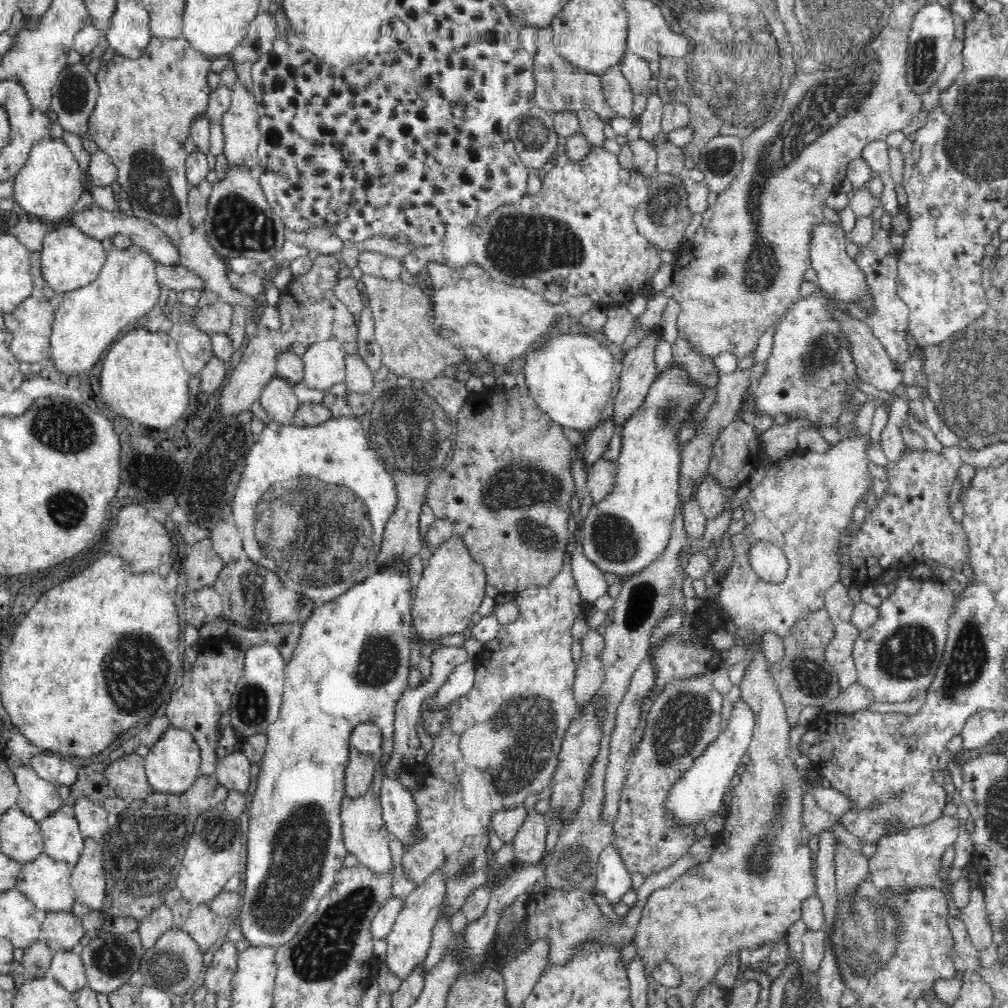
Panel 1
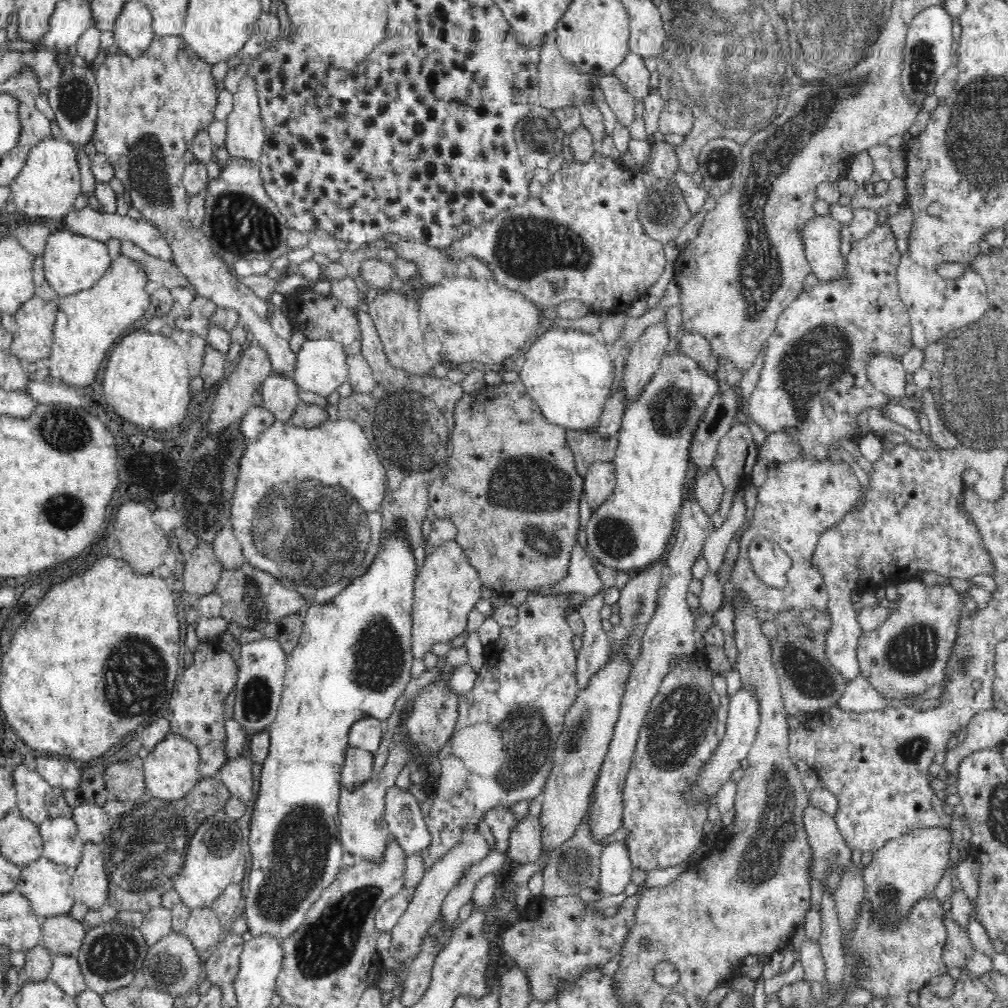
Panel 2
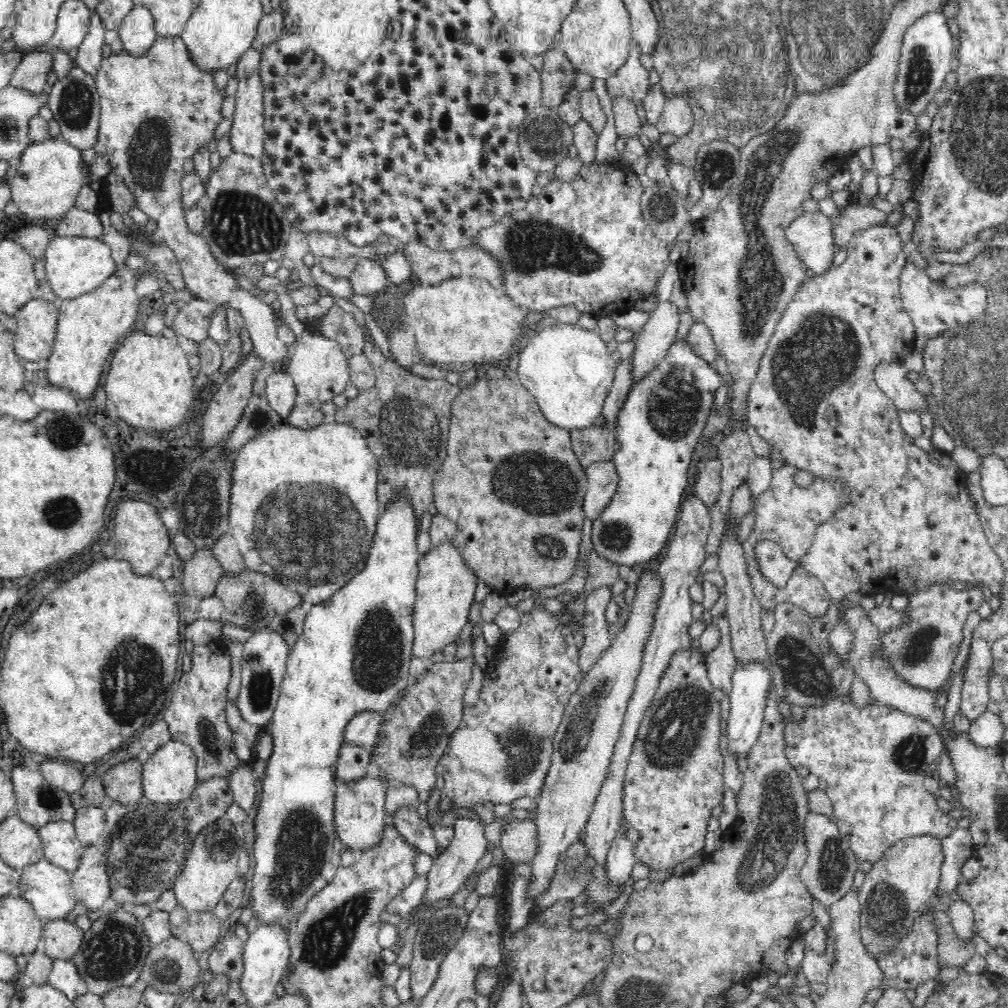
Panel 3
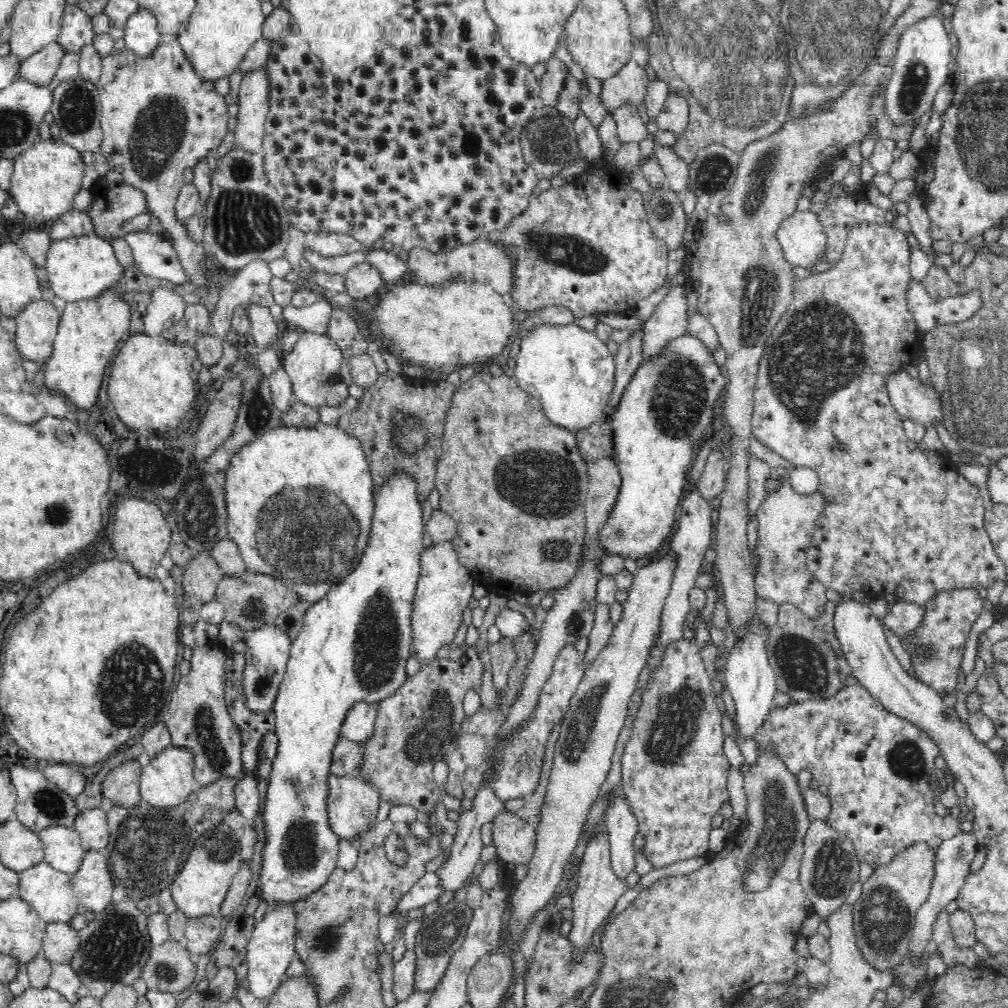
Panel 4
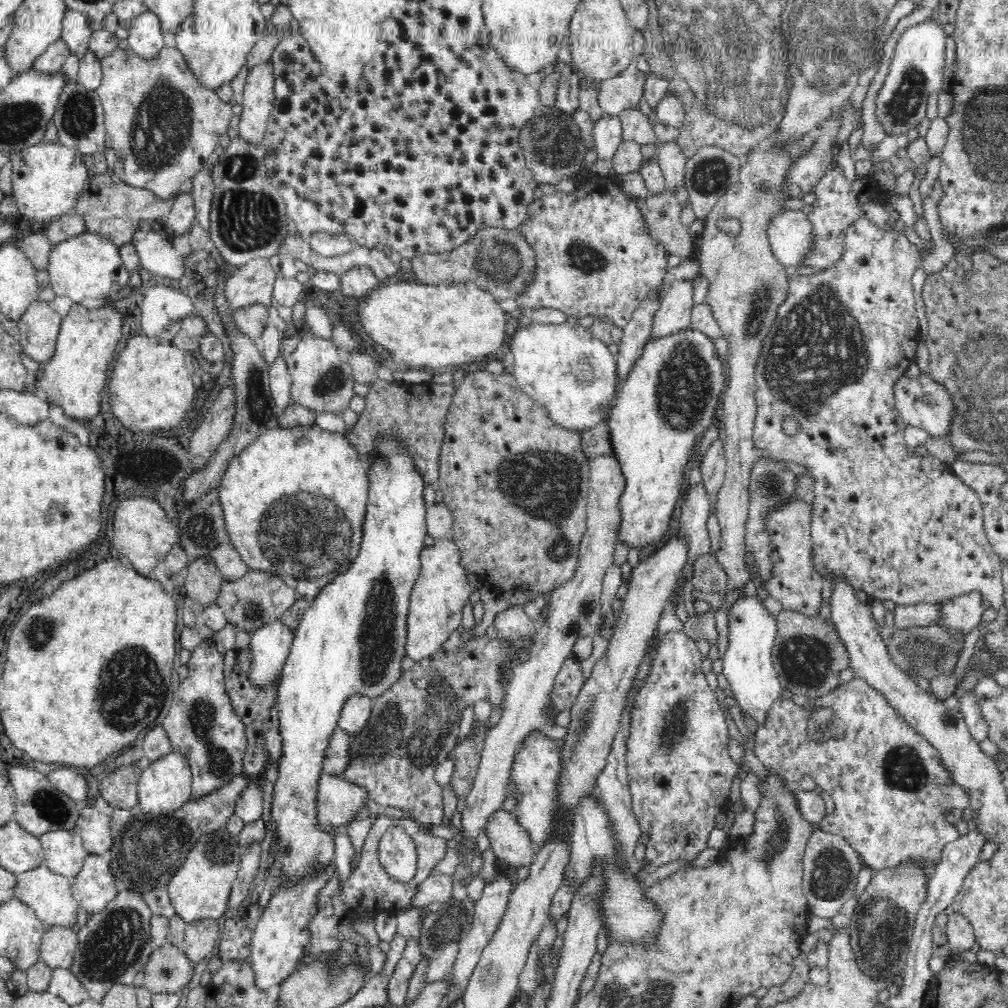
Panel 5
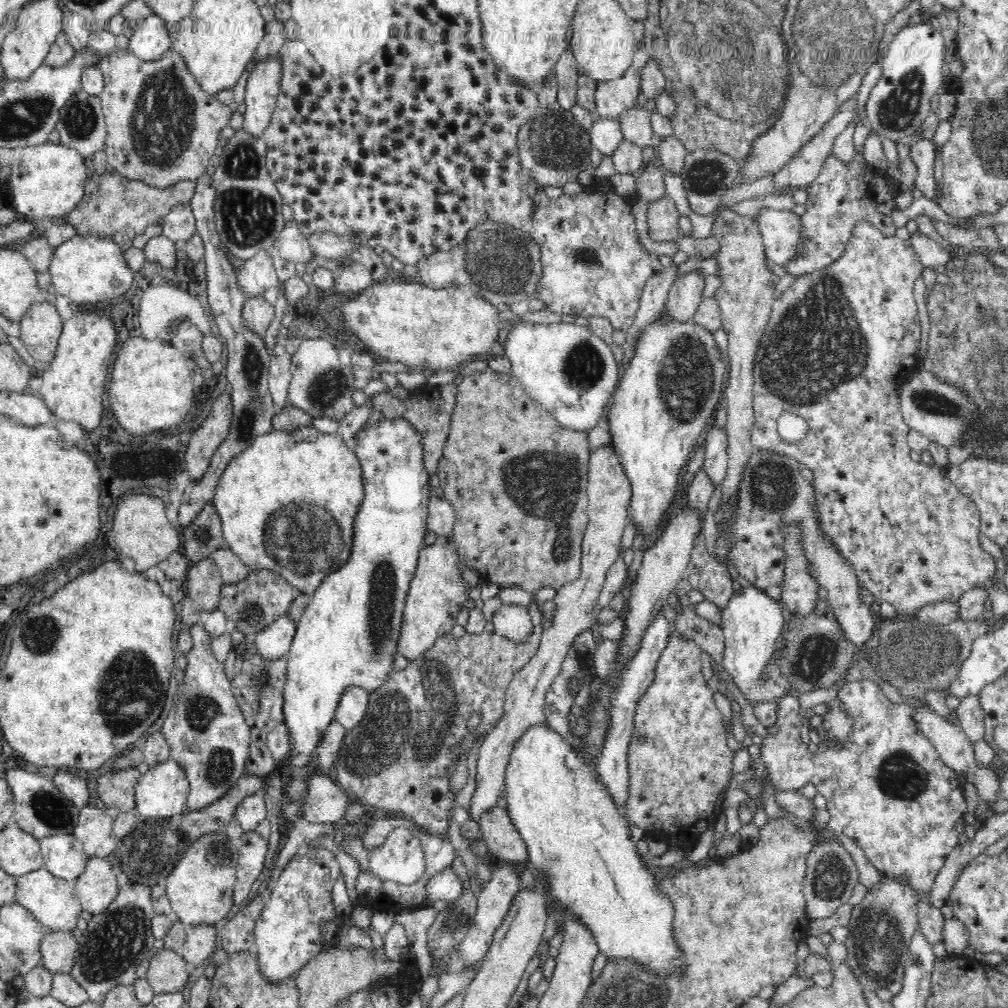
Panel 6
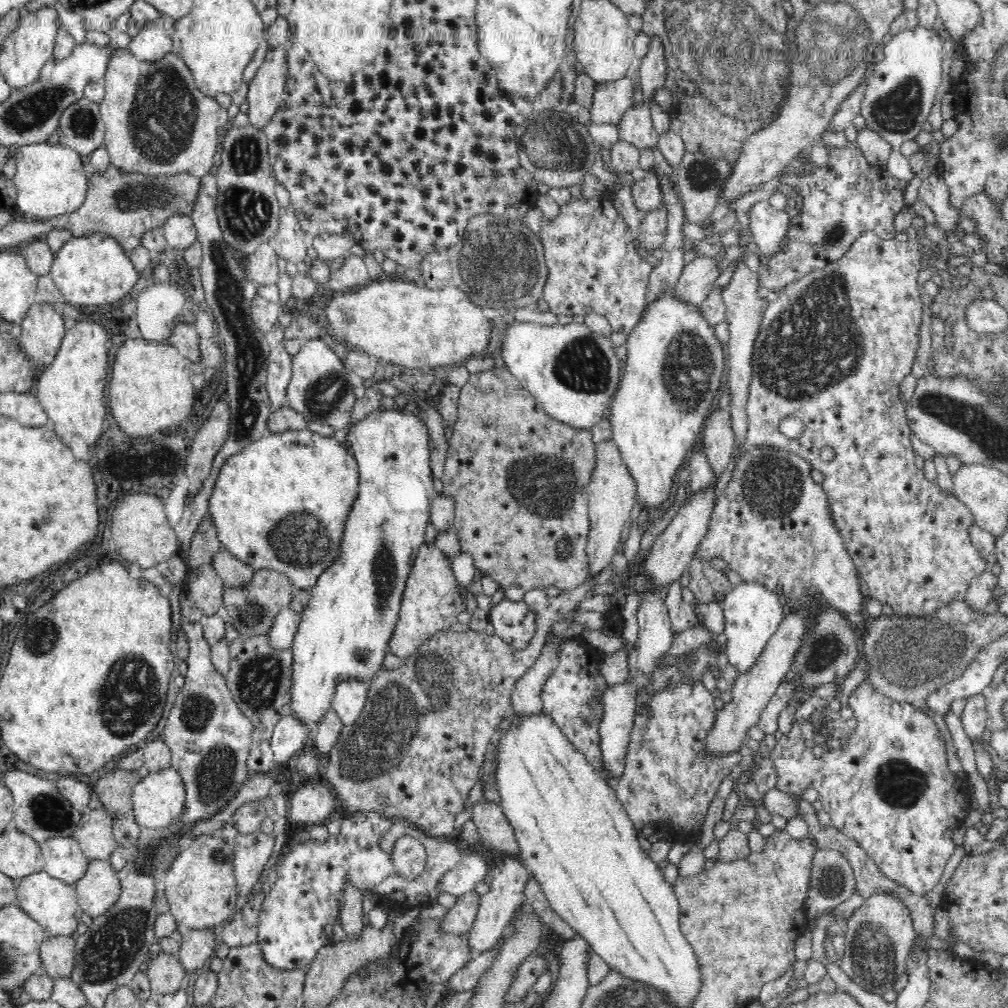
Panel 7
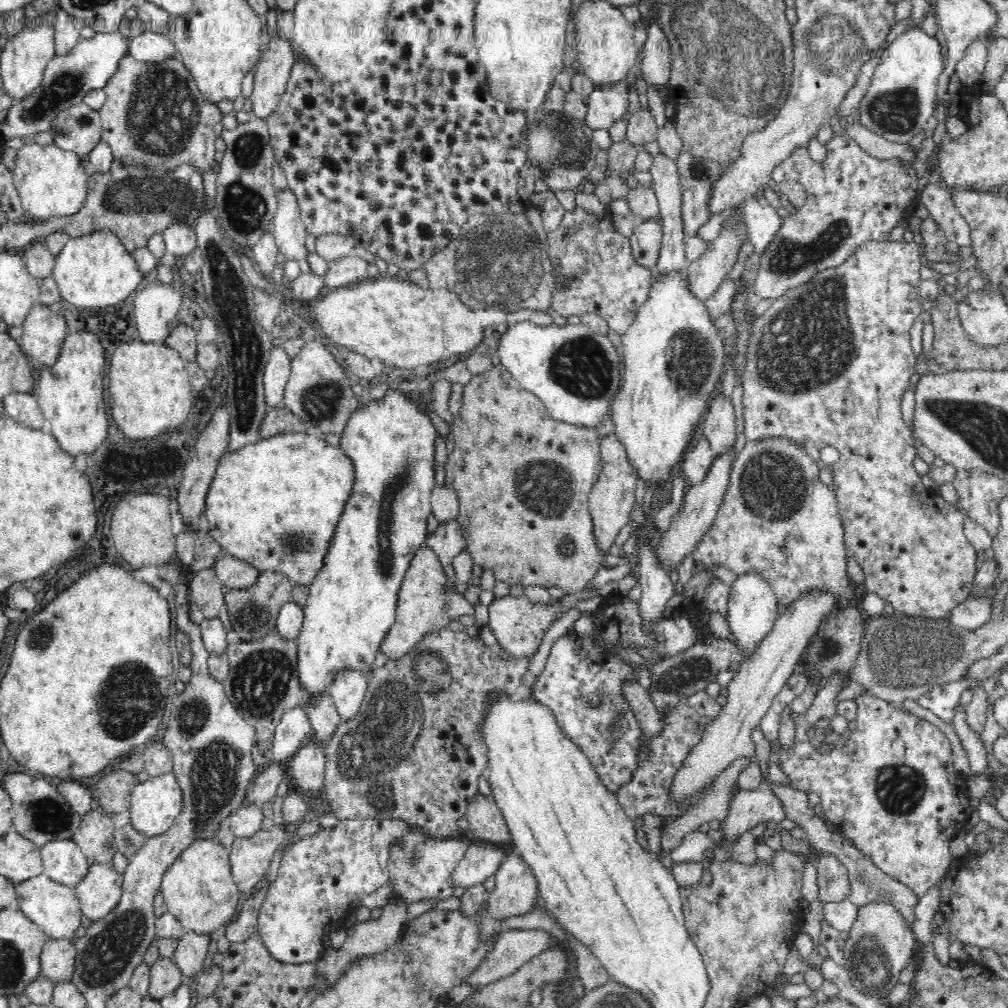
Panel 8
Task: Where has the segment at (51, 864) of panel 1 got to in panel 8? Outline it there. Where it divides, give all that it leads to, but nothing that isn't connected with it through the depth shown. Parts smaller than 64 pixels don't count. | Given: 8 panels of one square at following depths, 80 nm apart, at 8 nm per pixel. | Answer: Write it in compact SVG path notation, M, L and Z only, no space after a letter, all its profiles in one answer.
M42 873L15 885L15 893L18 909L38 925L50 939L74 940L74 932L80 926L80 916L83 914L73 888L60 884Z

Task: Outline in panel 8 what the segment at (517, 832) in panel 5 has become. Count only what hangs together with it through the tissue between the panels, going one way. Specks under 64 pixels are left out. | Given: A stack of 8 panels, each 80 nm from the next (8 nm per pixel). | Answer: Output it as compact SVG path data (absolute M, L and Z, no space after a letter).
M478 790L468 802L465 818L476 838L492 844L504 846L511 836L506 821L491 795L483 795Z

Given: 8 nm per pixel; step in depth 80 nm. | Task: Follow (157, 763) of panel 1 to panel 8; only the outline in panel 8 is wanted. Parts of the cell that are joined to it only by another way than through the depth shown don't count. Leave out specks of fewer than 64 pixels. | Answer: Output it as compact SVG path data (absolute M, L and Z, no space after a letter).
M164 773L157 777L144 776L131 793L130 808L127 812L132 827L144 836L152 838L166 832L180 814L183 801L183 793L179 782L172 773Z

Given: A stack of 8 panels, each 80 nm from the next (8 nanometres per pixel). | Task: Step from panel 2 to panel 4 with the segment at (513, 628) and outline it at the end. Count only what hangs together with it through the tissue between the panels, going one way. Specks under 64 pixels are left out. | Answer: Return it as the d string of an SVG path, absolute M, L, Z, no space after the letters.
M529 623L520 636L512 637L516 662L508 670L506 686L502 694L494 698L494 704L486 708L484 704L472 714L466 716L459 726L460 734L454 740L456 760L460 764L452 764L456 772L448 772L446 792L459 799L473 800L482 789L489 789L500 802L508 802L514 798L529 798L540 786L542 766L546 742L554 728L564 719L570 706L572 696L582 683L585 674L584 656L575 648L575 644L566 644L554 658L552 672L544 686L539 688L536 708L530 712L530 718L522 721L513 731L502 733L504 724L508 722L513 707L517 704L520 690L529 676L531 663L535 660L539 648L540 632L534 632L534 623Z

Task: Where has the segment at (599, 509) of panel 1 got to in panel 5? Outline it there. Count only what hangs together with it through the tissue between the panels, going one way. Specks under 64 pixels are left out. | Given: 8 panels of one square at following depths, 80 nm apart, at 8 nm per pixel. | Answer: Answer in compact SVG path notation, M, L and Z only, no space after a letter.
M688 327L680 330L680 332L674 332L674 334L668 334L668 336L658 336L658 338L650 334L646 338L646 342L644 342L642 354L640 354L638 360L628 370L624 380L619 381L606 421L609 424L613 454L618 459L621 471L625 476L625 489L619 506L621 508L621 525L617 529L617 536L620 536L620 540L624 540L628 546L632 546L632 548L634 546L640 546L642 548L642 546L648 546L648 544L658 542L664 534L670 534L672 512L674 512L674 508L681 502L680 490L682 490L684 468L689 464L688 460L690 460L690 456L694 452L694 446L698 444L698 440L705 434L708 427L713 424L712 420L714 420L714 414L716 414L716 408L718 408L718 398L720 398L720 395L725 389L726 379L724 377L724 366L720 362L713 340L708 338L701 330L694 330Z

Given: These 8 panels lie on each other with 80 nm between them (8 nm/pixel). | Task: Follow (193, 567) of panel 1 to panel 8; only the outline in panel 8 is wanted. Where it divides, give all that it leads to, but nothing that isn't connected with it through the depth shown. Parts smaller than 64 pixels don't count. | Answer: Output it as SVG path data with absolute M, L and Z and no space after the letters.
M204 569L193 573L188 585L188 599L198 605L204 618L217 617L220 609L225 606L225 597L222 596L222 581L217 577L215 569Z

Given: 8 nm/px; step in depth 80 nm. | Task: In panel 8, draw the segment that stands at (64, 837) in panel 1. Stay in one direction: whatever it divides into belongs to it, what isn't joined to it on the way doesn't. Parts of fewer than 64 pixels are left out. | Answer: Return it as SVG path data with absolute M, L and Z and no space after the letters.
M73 839L52 841L40 849L43 873L50 879L74 889L87 875L90 864Z

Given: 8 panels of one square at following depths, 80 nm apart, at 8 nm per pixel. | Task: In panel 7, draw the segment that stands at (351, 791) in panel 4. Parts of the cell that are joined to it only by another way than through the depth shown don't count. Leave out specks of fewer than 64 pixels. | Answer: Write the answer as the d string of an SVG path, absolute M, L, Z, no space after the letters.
M322 780L306 783L300 790L288 796L287 818L307 824L322 823L337 815L338 801L332 789Z

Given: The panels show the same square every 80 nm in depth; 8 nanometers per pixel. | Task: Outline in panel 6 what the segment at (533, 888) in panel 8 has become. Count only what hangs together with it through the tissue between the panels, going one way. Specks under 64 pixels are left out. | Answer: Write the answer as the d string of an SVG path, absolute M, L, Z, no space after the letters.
M501 861L500 866L492 870L490 881L484 885L482 892L476 894L477 909L476 916L474 916L474 923L470 925L466 936L459 944L458 957L465 960L465 966L478 964L478 962L481 962L485 957L489 946L492 944L492 939L497 928L500 928L502 922L506 920L509 908L513 903L513 898L517 895L517 892L519 892L522 871L523 866Z

